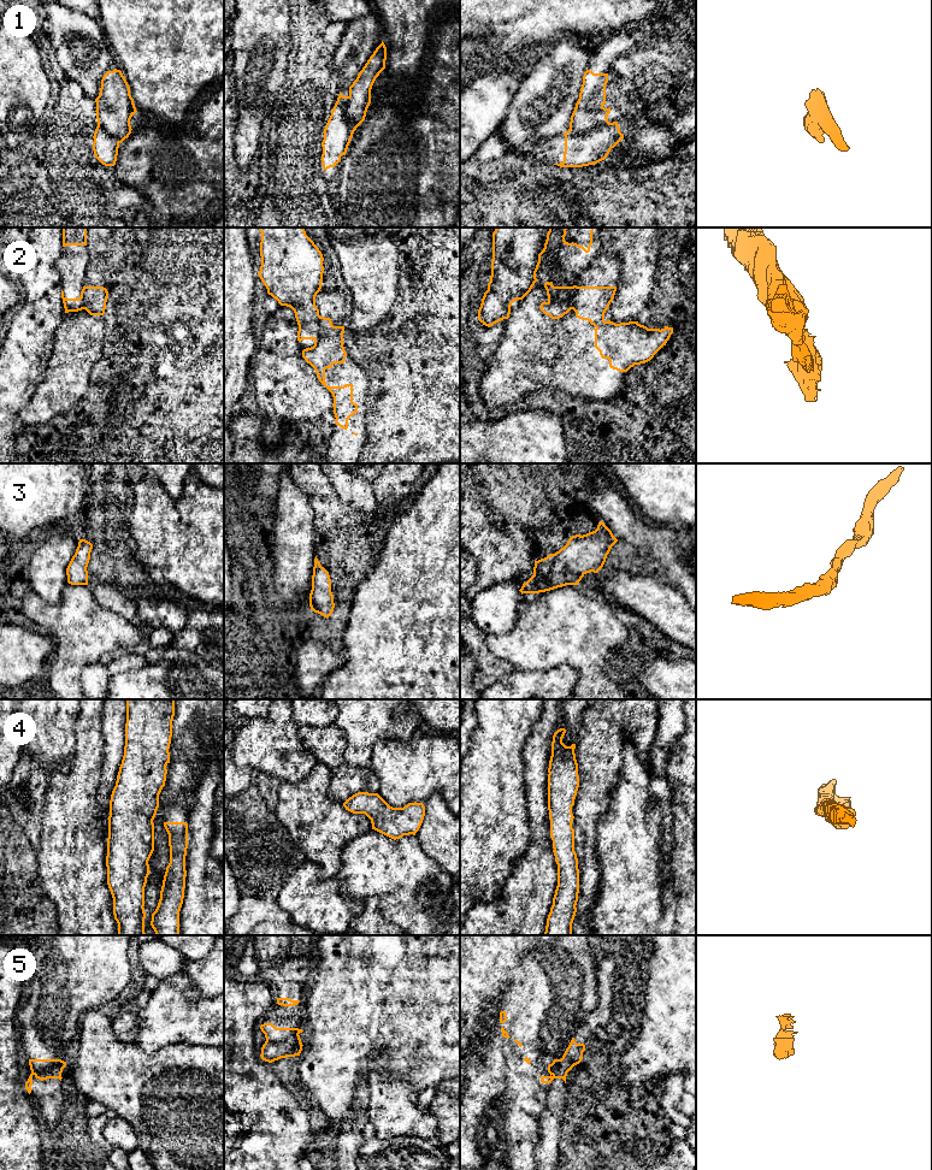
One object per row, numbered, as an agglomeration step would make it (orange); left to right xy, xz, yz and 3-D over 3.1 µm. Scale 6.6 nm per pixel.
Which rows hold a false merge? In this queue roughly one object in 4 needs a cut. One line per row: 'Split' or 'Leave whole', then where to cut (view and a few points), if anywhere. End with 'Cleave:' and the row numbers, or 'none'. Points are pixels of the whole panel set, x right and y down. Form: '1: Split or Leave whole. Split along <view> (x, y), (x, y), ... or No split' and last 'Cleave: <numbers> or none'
1: Split. Split along yz (608, 122), (595, 125), (585, 133), (568, 131)
2: Split. Split along yz (547, 291), (552, 300), (568, 300), (572, 308)
3: Leave whole. No split
4: Leave whole. No split
5: Split. Split along xz (298, 1033), (278, 1040), (266, 1040)
Cleave: 1, 2, 5

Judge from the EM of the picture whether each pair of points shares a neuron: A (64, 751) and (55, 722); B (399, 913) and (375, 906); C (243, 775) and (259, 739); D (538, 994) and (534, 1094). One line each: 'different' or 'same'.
A: same
B: different
C: different
D: same

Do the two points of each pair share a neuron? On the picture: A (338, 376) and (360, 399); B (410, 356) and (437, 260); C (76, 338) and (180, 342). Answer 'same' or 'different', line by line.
A: same
B: same
C: different

